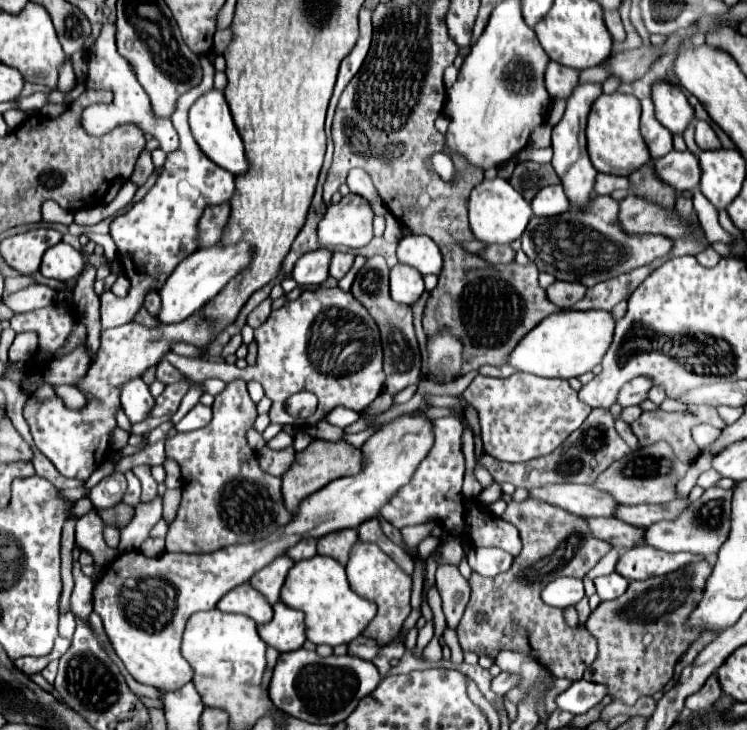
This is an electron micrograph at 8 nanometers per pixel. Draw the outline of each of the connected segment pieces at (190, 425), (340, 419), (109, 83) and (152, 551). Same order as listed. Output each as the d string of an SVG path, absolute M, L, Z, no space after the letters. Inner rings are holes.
M197 403L197 405L175 425L175 429L177 429L177 431L195 431L195 429L205 427L209 421L211 421L211 407L205 407L205 405L201 405L201 403Z
M336 407L327 415L327 421L331 425L339 425L339 427L347 427L354 420L354 411L345 407Z
M115 23L113 25L103 25L99 37L95 39L95 43L89 47L87 51L87 89L107 89L113 91L115 95L115 109L117 109L117 119L119 123L133 123L137 125L143 133L149 133L160 143L160 148L169 153L175 151L179 147L179 137L177 131L173 129L173 123L169 119L157 119L151 111L149 105L149 97L143 91L143 87L139 85L131 65L117 53L115 47Z
M165 539L159 541L143 541L139 547L141 553L145 553L145 557L159 557L161 553L165 553Z

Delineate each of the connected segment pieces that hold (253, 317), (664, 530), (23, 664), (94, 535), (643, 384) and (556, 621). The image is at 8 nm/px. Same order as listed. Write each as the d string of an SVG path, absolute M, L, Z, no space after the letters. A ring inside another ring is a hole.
M267 297L263 303L259 303L257 307L255 307L255 311L247 317L247 323L253 327L253 329L257 329L267 317L269 317L269 313L271 313L271 303L273 303L273 299L271 297Z
M711 487L701 495L701 499L691 503L689 509L685 509L677 517L677 521L659 521L659 523L647 527L645 539L647 539L647 545L667 551L667 553L687 551L693 555L711 557L719 551L723 541L727 539L729 521L731 521L731 491L721 489L721 487Z
M51 653L51 655L47 655L47 657L21 657L21 659L15 661L15 665L17 665L23 673L33 675L33 673L43 671L43 667L45 667L51 659L55 659L55 657L59 657L59 653L57 653L57 655Z
M89 511L87 515L79 517L77 529L75 529L77 545L81 549L89 551L93 561L95 561L95 565L101 565L101 567L109 565L119 555L117 549L109 549L105 545L103 529L105 529L105 523L101 521L101 517L95 511Z
M637 377L629 383L625 383L617 395L617 403L621 407L629 405L639 405L643 399L647 399L647 391L651 389L651 381L645 377Z
M533 497L523 503L508 503L502 518L519 529L523 551L515 557L513 567L497 577L471 573L471 599L457 625L461 649L465 653L473 651L479 657L487 655L493 661L499 651L511 649L533 657L555 677L577 681L597 657L597 639L583 623L569 627L565 609L545 605L541 601L541 589L557 577L585 577L599 559L611 551L611 545L607 541L597 541L597 537L589 537L589 525L585 525L583 517ZM477 615L485 619L477 621Z

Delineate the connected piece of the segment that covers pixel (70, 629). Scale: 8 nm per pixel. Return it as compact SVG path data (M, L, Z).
M67 611L59 617L59 637L71 641L73 633L75 633L75 615L71 611Z

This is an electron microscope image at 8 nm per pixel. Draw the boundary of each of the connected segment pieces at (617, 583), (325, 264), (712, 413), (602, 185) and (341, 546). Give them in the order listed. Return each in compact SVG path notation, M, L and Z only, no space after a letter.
M611 573L611 575L595 579L597 595L601 597L601 601L609 601L609 599L621 597L625 593L627 585L629 585L629 581L625 577L621 577L619 573Z
M327 247L305 253L305 257L301 257L293 269L293 279L299 285L321 285L329 277L331 257L333 251Z
M689 405L685 411L675 411L675 413L667 413L663 409L653 409L653 411L643 411L639 415L639 419L635 419L631 423L631 429L633 433L637 435L639 439L639 445L645 447L645 445L651 445L653 441L671 441L671 447L675 449L677 457L683 461L683 463L691 463L697 453L699 453L699 447L697 443L691 439L691 429L693 425L699 425L699 423L709 423L709 425L717 425L717 419L721 419L717 415L717 411L713 407L705 407L705 405Z
M597 173L597 185L595 185L597 195L611 195L611 191L615 189L629 189L629 177Z
M341 529L337 533L329 533L317 541L317 553L333 557L341 565L347 563L349 551L353 543L357 543L357 529Z

